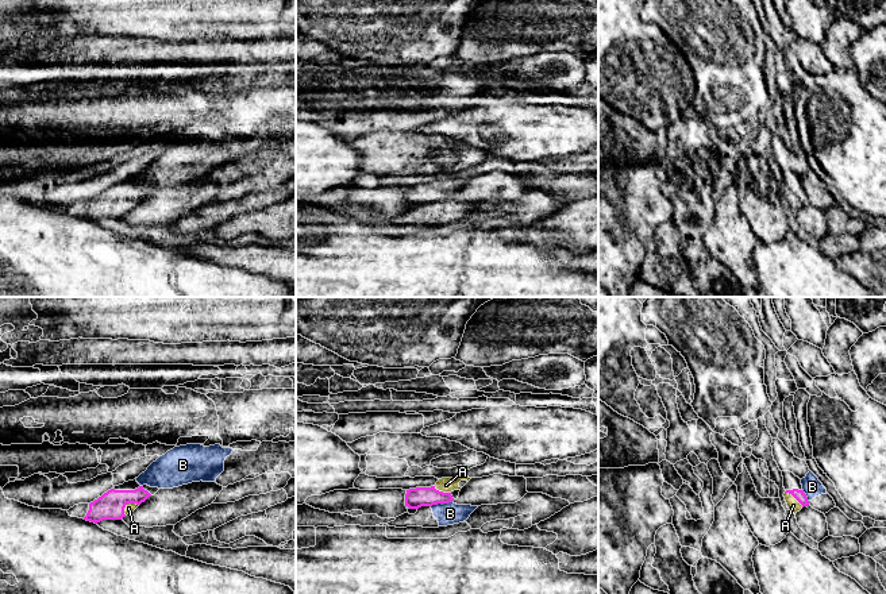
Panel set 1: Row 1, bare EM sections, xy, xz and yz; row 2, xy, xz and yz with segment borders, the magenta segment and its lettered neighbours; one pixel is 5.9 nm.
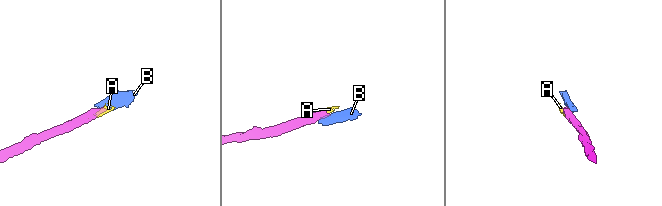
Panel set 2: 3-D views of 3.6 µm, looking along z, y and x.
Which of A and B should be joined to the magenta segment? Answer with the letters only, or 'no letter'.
A

